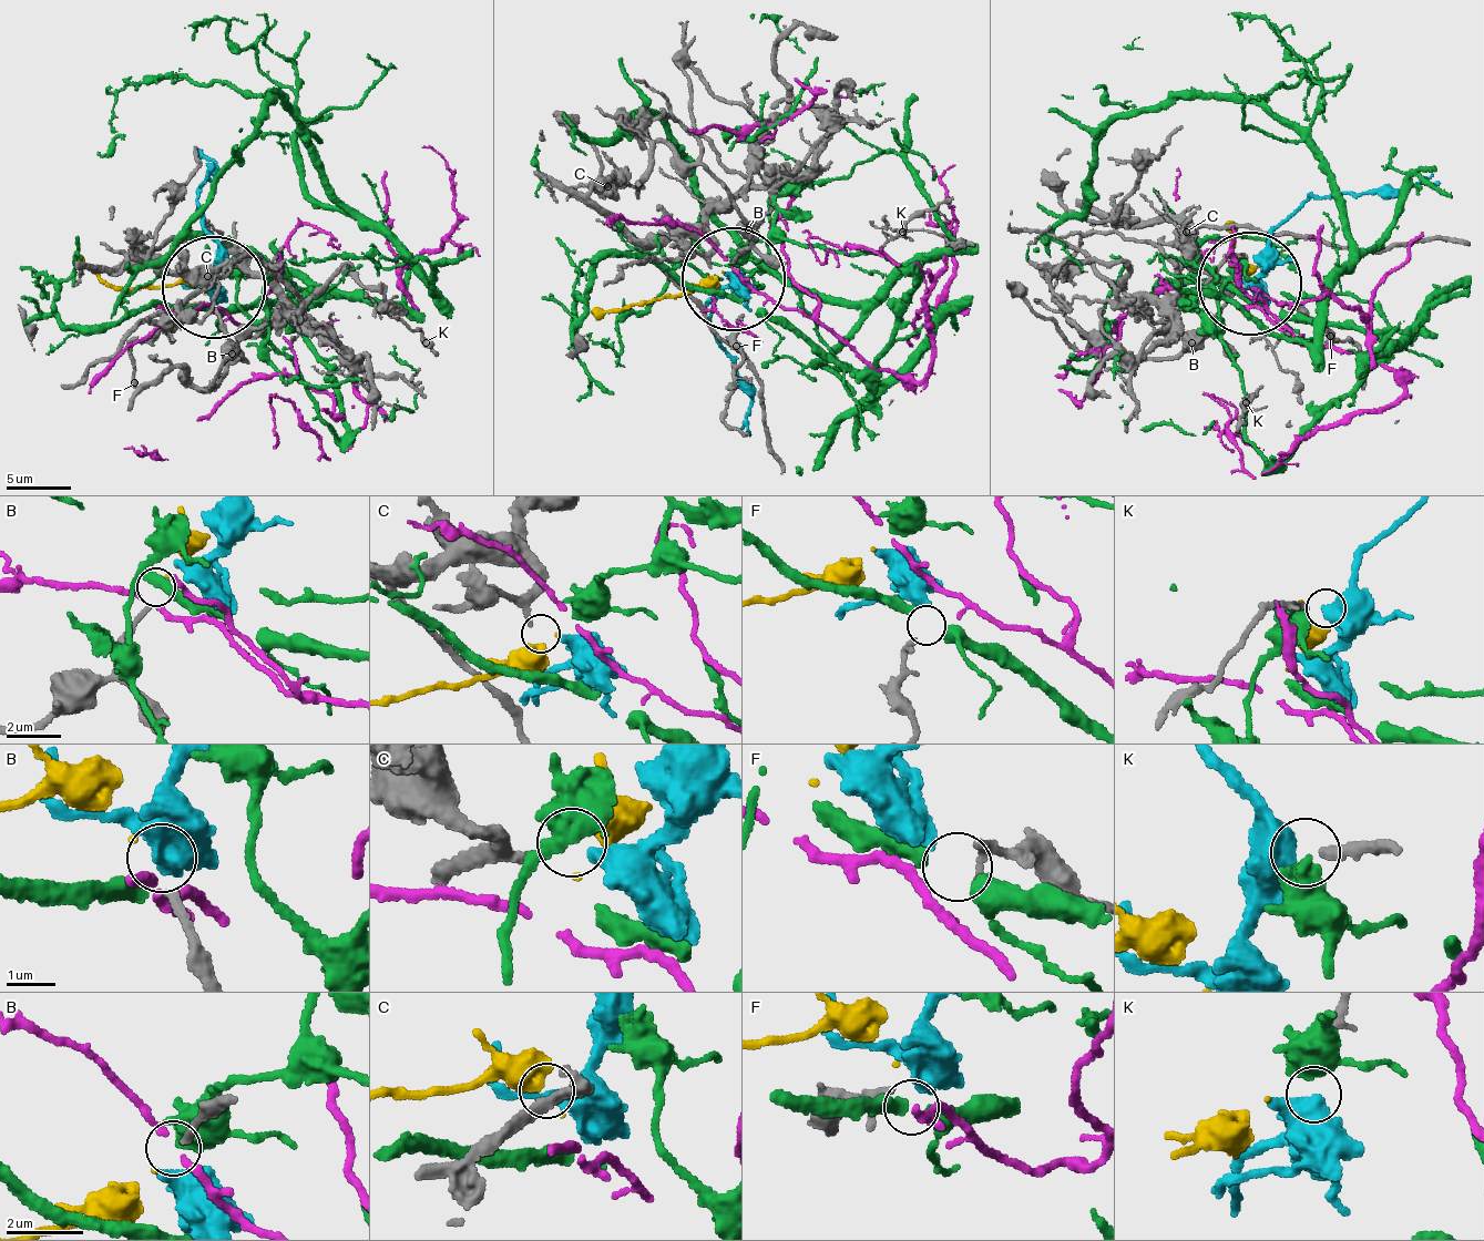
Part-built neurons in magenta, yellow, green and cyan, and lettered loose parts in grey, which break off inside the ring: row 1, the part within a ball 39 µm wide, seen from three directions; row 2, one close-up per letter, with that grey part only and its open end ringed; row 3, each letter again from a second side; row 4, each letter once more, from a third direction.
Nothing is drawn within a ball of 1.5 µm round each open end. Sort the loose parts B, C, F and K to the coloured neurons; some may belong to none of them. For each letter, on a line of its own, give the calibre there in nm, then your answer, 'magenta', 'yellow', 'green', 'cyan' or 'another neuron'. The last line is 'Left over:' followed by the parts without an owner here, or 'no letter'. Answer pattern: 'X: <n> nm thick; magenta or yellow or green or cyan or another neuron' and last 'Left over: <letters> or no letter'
B: 180 nm thick; yellow
C: 150 nm thick; cyan
F: 200 nm thick; green
K: 240 nm thick; another neuron
Left over: K

